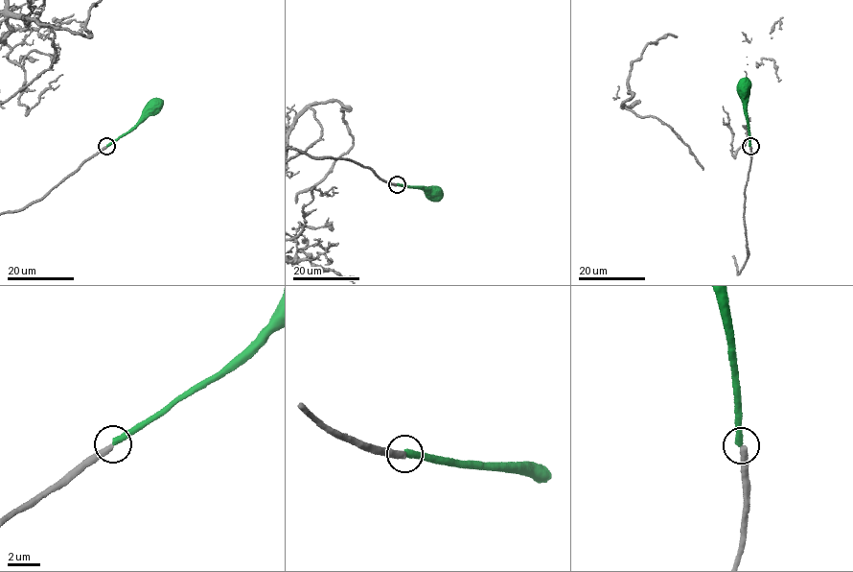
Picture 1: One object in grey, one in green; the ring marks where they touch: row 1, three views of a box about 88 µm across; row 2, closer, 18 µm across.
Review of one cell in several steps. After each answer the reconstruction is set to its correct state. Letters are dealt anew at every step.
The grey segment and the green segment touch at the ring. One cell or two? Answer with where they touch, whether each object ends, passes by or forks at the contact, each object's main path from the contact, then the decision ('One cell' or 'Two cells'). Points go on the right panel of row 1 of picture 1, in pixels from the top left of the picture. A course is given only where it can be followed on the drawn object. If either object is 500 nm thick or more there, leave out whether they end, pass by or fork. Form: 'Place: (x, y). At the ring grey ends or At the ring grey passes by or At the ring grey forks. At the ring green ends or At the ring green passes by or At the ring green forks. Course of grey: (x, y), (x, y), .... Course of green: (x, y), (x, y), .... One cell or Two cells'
Place: (750, 146). At the ring grey ends. At the ring green ends. Course of green: (750, 146), (747, 103), (741, 88). Two cells

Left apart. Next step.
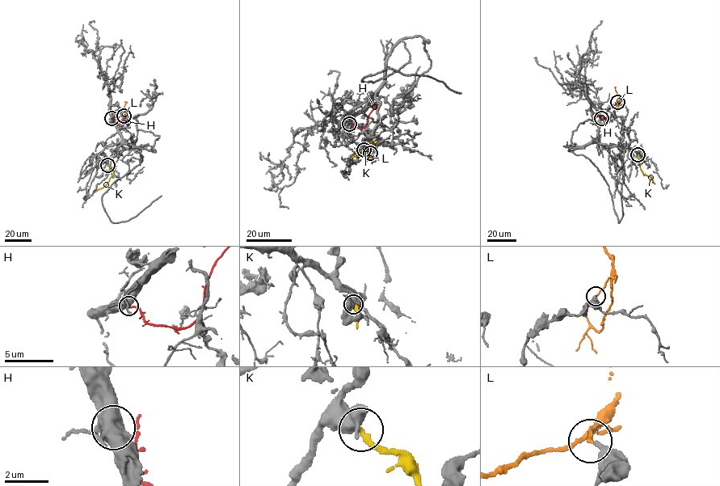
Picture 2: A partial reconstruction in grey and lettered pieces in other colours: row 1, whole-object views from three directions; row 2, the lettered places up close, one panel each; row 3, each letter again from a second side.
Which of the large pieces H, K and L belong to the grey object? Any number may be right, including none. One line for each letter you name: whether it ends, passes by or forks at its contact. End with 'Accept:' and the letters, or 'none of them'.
Accept: none of them

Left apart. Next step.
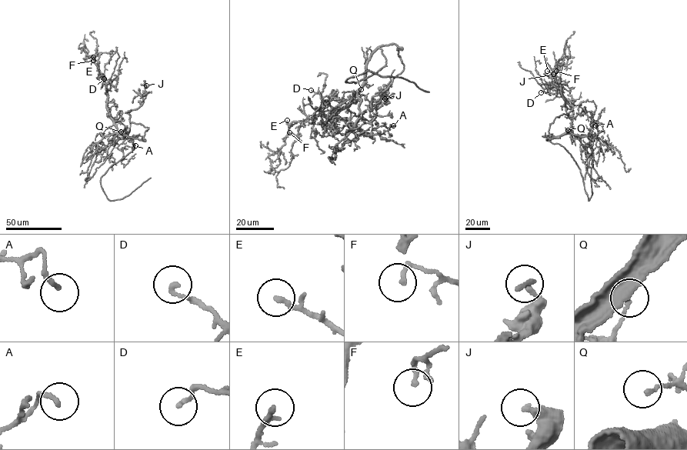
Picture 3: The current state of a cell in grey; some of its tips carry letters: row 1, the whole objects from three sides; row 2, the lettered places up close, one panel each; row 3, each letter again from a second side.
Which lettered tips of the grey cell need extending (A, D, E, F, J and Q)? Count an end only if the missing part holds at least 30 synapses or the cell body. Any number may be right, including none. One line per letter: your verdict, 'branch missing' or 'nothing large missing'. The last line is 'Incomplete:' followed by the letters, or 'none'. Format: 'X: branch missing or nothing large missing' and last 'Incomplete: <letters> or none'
A: nothing large missing
D: nothing large missing
E: nothing large missing
F: nothing large missing
J: nothing large missing
Q: nothing large missing
Incomplete: none

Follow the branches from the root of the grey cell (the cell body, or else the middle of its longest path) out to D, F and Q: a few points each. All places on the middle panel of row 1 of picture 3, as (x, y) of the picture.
D: (366, 70), (365, 79), (352, 101), (331, 118), (321, 114), (321, 94), (311, 90)
F: (366, 70), (365, 79), (352, 101), (334, 118), (327, 118), (318, 114), (301, 124), (297, 134), (289, 132)
Q: (366, 70), (365, 81), (361, 89)

